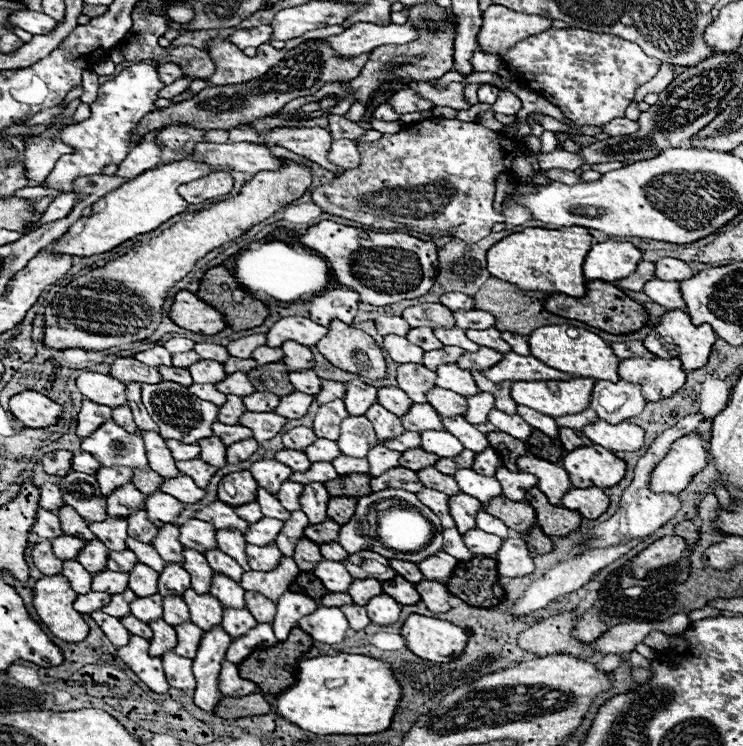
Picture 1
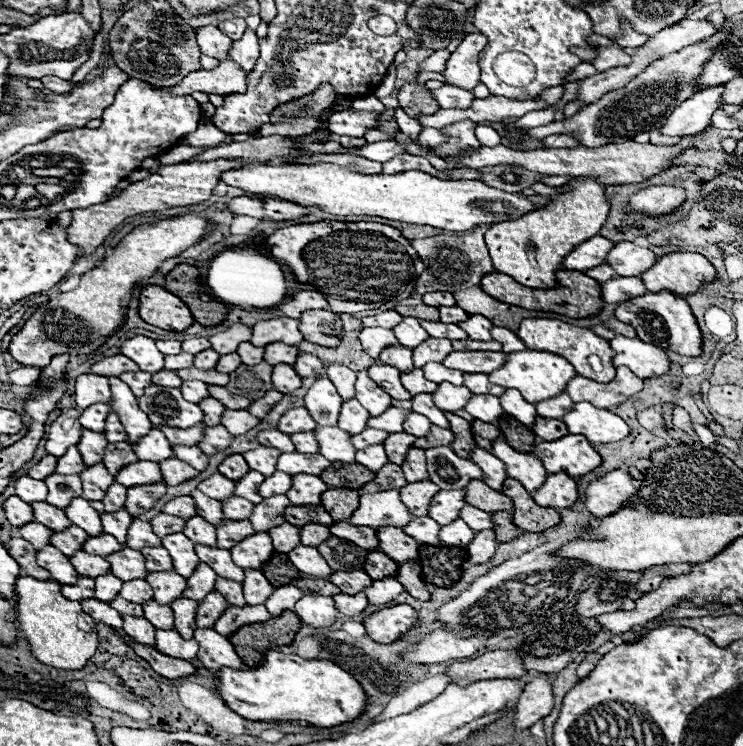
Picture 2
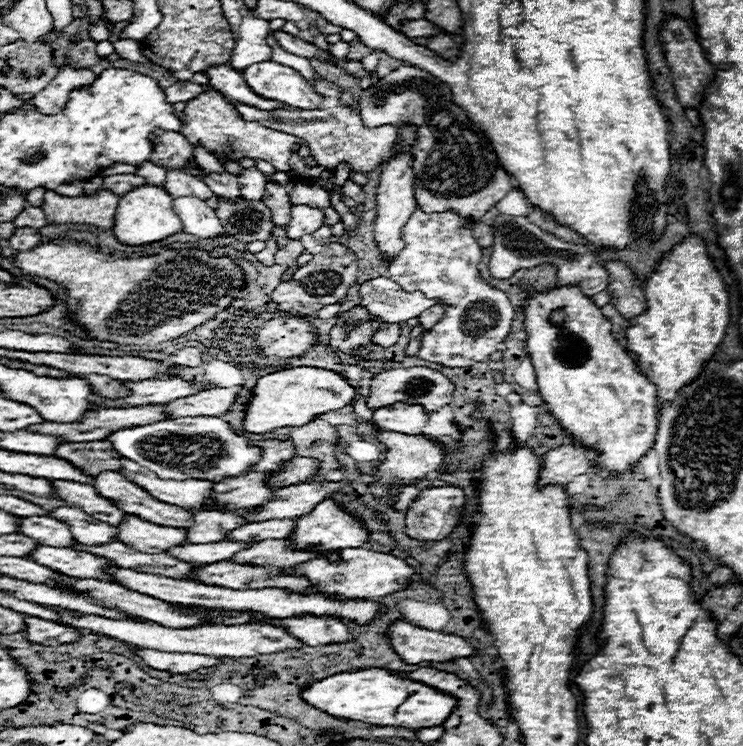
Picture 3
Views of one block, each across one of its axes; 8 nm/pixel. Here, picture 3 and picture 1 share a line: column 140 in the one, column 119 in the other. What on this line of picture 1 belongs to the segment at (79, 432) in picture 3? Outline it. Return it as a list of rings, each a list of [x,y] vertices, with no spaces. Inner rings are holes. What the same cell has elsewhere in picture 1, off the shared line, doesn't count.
[[[126,404],[114,408],[114,412],[112,412],[112,420],[114,420],[118,426],[124,426],[124,430],[128,430],[128,432],[136,432],[136,430],[138,430],[136,424],[134,424],[132,412],[130,412],[130,408],[128,408]]]

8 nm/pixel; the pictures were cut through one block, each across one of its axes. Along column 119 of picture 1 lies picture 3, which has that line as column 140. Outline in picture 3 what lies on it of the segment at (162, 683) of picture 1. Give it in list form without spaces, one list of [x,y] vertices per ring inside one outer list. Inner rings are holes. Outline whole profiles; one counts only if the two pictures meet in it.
[[[136,648],[136,654],[152,668],[168,670],[174,674],[190,674],[198,668],[208,668],[218,664],[218,658],[204,656],[204,654],[190,654],[190,652],[158,652],[158,650],[144,650]]]

